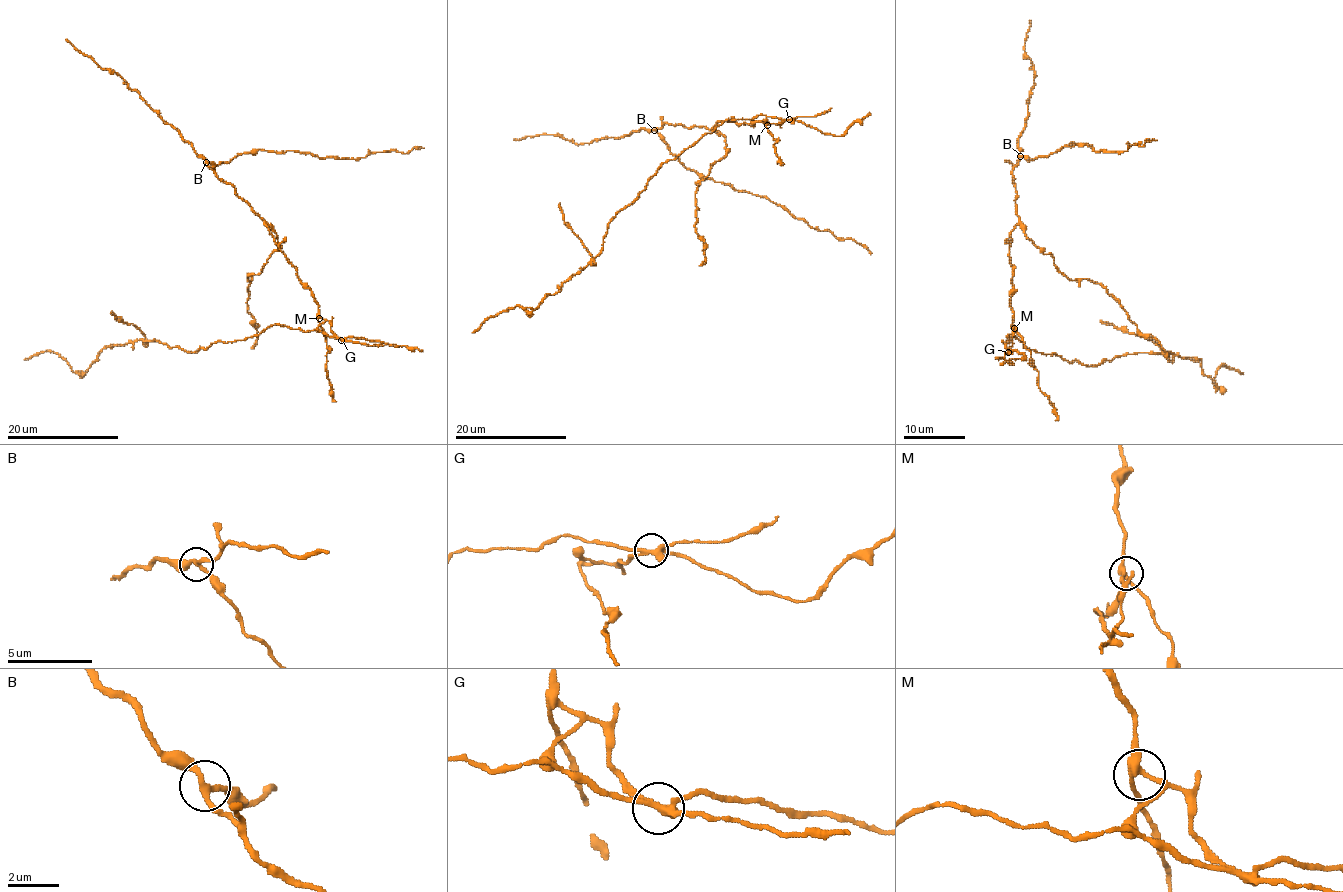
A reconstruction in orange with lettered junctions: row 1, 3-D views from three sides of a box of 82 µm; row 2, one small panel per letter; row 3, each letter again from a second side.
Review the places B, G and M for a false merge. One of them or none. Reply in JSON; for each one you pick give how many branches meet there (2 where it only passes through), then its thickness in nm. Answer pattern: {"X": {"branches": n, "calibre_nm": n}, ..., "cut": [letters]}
{"G": {"branches": 3, "calibre_nm": 280}, "cut": ["G"]}

